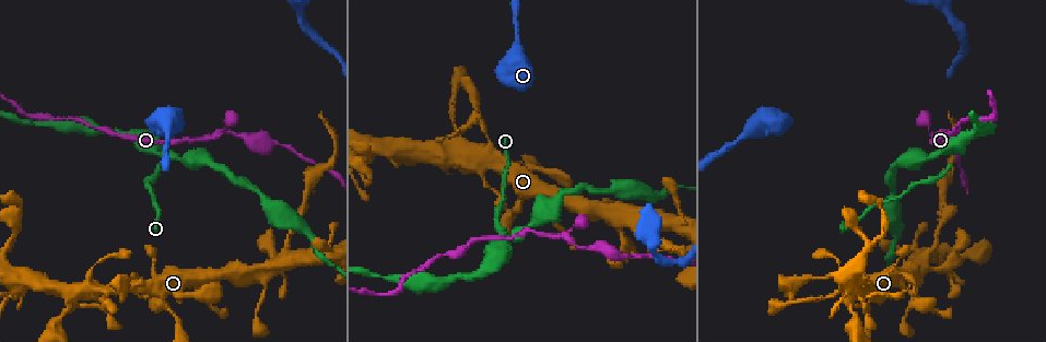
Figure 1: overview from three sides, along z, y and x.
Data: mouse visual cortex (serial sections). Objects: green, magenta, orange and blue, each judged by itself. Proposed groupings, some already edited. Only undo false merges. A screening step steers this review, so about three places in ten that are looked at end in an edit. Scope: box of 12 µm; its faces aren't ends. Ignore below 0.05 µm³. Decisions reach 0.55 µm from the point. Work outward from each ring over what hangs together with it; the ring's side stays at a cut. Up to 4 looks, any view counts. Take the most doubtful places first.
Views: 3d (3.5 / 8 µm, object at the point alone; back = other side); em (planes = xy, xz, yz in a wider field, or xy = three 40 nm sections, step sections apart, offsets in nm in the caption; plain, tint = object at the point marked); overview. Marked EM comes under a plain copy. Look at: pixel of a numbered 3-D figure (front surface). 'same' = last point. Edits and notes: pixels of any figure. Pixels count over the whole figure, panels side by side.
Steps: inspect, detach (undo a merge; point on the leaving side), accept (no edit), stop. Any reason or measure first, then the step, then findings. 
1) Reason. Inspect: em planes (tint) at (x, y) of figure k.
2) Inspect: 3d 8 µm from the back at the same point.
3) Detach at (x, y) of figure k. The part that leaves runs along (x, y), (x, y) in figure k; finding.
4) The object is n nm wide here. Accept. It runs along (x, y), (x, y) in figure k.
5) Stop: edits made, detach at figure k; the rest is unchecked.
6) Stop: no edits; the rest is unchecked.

Calibre changes. Inspect: 3d 3.5 µm at (285, 247) of figure 1.

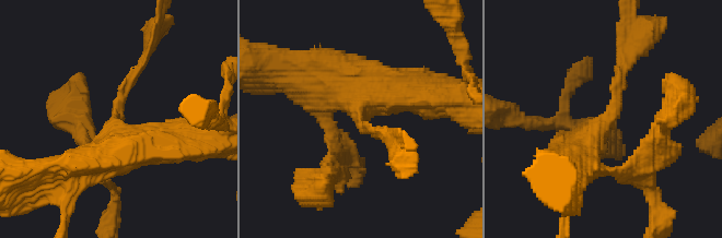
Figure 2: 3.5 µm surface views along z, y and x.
The arms are 150, 500 nm wide; now the EM. Inspect: em planes (tint) at (112, 121) of figure 2.

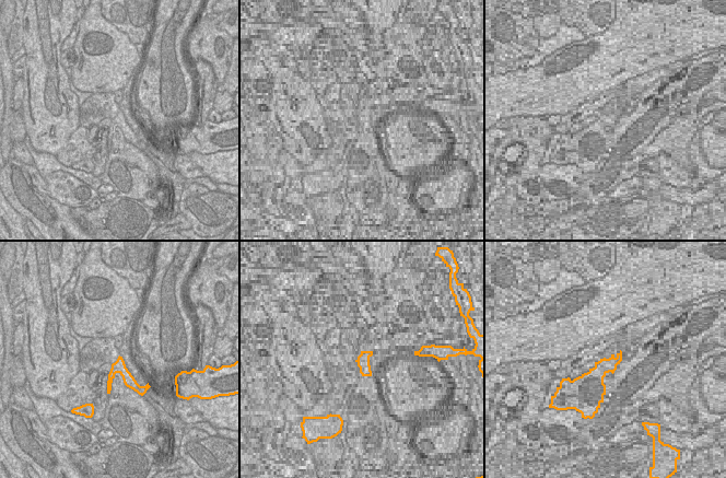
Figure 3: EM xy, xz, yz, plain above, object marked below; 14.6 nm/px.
Detach at (626, 63) of figure 2. The part that leaves runs along (616, 92), (647, 35), (638, 25) in figure 2; a second cell is stuck on.

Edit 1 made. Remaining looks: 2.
A fork. Inspect: 3d 3.5 µm at (217, 134) of figure 1.

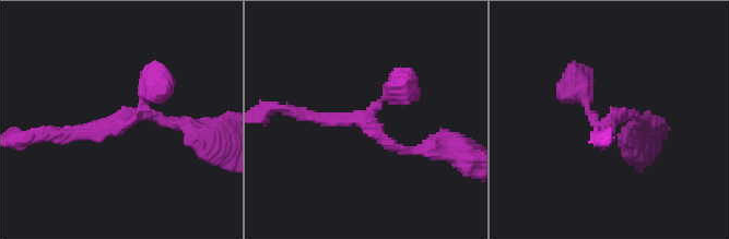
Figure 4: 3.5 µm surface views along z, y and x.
3 arms meet here; the arms are 150, 150, 200 nm wide; shape alone is not enough. Inspect: em xy step 1 (tint) at (117, 120) of figure 4.

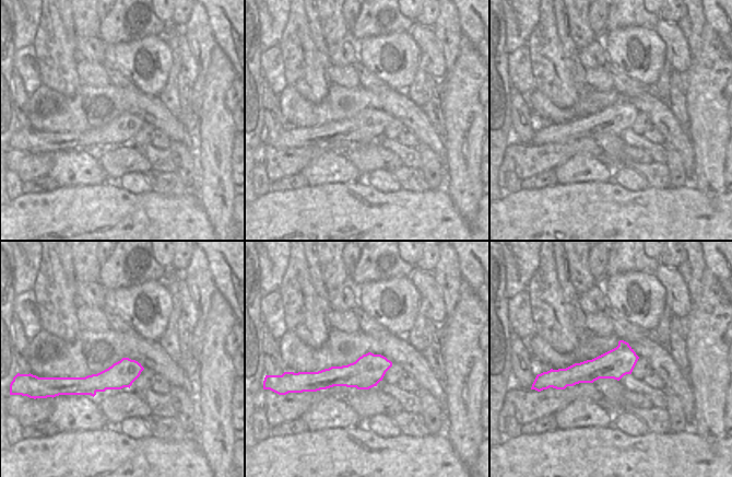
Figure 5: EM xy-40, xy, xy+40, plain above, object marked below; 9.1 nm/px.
Accept. It runs along (291, 111), (359, 117), (385, 142), (422, 150) in figure 4; one cell here.

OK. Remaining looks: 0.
Stop: edits made, detach at figure 2; the rest is unchecked.

